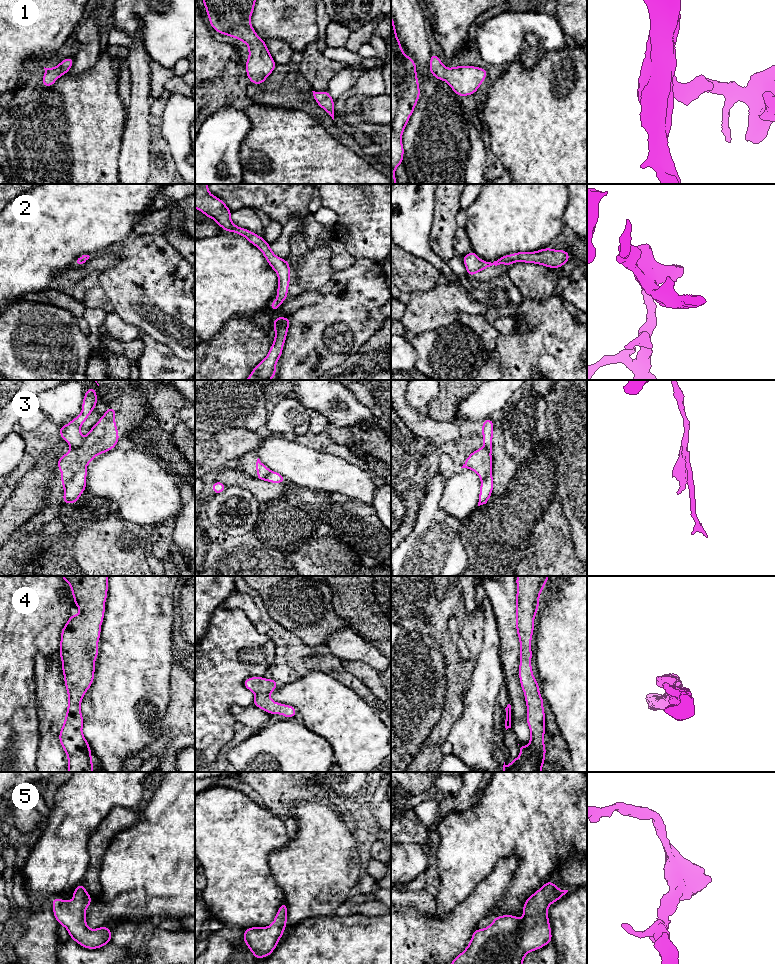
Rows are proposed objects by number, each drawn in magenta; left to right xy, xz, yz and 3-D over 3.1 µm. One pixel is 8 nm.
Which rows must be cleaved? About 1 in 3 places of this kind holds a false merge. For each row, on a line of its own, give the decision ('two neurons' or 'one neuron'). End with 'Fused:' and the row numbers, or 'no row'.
1: one neuron
2: one neuron
3: two neurons
4: one neuron
5: one neuron
Fused: 3

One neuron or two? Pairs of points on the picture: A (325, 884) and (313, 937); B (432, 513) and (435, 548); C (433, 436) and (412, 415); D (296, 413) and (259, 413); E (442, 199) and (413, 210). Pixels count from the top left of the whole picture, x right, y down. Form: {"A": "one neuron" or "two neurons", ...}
{"A": "two neurons", "B": "one neuron", "C": "one neuron", "D": "two neurons", "E": "two neurons"}

